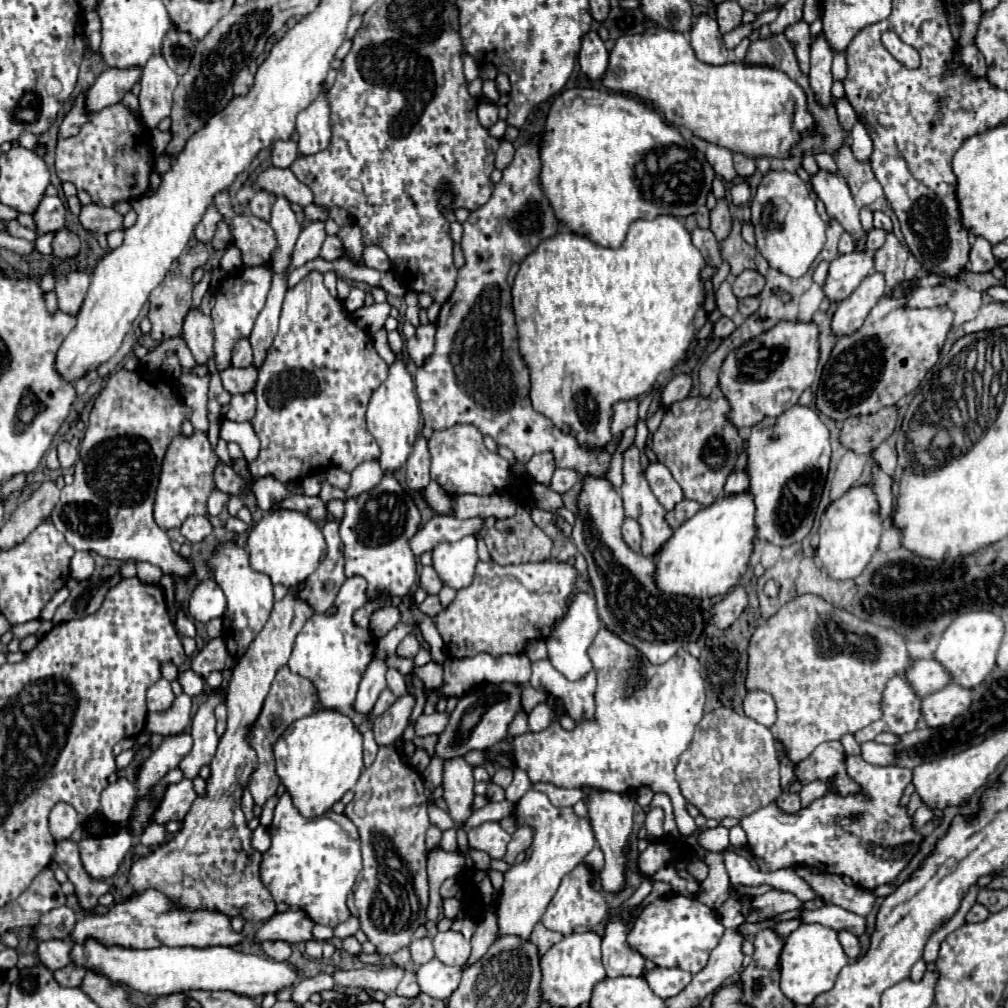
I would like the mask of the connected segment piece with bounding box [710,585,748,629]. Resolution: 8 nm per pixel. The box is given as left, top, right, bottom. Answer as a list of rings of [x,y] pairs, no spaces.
[[[742,585],[734,587],[720,603],[716,603],[710,613],[712,613],[712,621],[718,629],[728,629],[734,619],[746,609],[748,599],[746,599],[746,591]]]

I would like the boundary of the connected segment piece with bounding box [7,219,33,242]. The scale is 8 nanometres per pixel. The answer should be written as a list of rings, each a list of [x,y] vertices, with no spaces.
[[[16,219],[7,223],[7,230],[11,235],[15,237],[23,238],[31,242],[33,241],[33,231],[20,225]]]

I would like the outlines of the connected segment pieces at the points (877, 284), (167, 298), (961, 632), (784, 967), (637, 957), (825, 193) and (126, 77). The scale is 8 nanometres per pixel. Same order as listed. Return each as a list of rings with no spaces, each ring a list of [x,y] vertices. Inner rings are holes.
[[[872,273],[868,275],[860,287],[844,299],[834,317],[832,317],[832,333],[834,337],[844,337],[856,333],[864,319],[868,317],[870,309],[878,303],[878,299],[884,295],[884,275],[882,273]]]
[[[192,237],[188,241],[188,247],[184,249],[184,255],[172,265],[164,283],[160,283],[160,287],[156,287],[156,291],[152,291],[150,313],[148,313],[148,319],[152,323],[152,331],[150,331],[152,339],[162,341],[162,339],[176,337],[176,315],[186,315],[192,305],[192,287],[194,287],[192,273],[194,273],[194,269],[202,267],[206,263],[206,259],[208,259],[208,251],[206,251],[204,243],[200,243],[196,237]]]
[[[990,611],[962,613],[942,633],[934,659],[952,675],[952,683],[960,683],[960,687],[974,689],[986,679],[992,667],[996,667],[996,653],[998,653],[1002,635],[1004,635],[1004,623],[1000,621],[998,615]]]
[[[800,925],[784,939],[784,947],[780,951],[780,989],[796,1005],[810,1005],[816,995],[834,987],[836,977],[846,963],[848,957],[834,929],[824,925]]]
[[[620,915],[612,917],[602,939],[602,963],[608,977],[640,977],[644,973],[644,957],[626,943],[628,925],[620,921]]]
[[[818,171],[818,175],[812,177],[812,187],[818,195],[818,199],[826,205],[826,211],[832,219],[836,219],[844,231],[852,231],[852,235],[856,235],[856,239],[860,239],[860,247],[856,247],[858,251],[864,251],[864,239],[866,239],[866,231],[860,225],[860,209],[856,207],[852,193],[846,185],[846,181],[842,181],[838,175],[826,173],[826,171]]]
[[[128,67],[128,69],[106,69],[94,85],[86,93],[86,107],[90,113],[100,111],[108,105],[120,103],[122,97],[140,83],[140,71],[142,67]]]

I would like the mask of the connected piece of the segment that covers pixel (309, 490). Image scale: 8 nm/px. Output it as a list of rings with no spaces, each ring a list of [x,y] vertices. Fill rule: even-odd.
[[[308,475],[304,481],[302,481],[302,491],[306,495],[318,495],[320,493],[320,479],[316,475]]]

